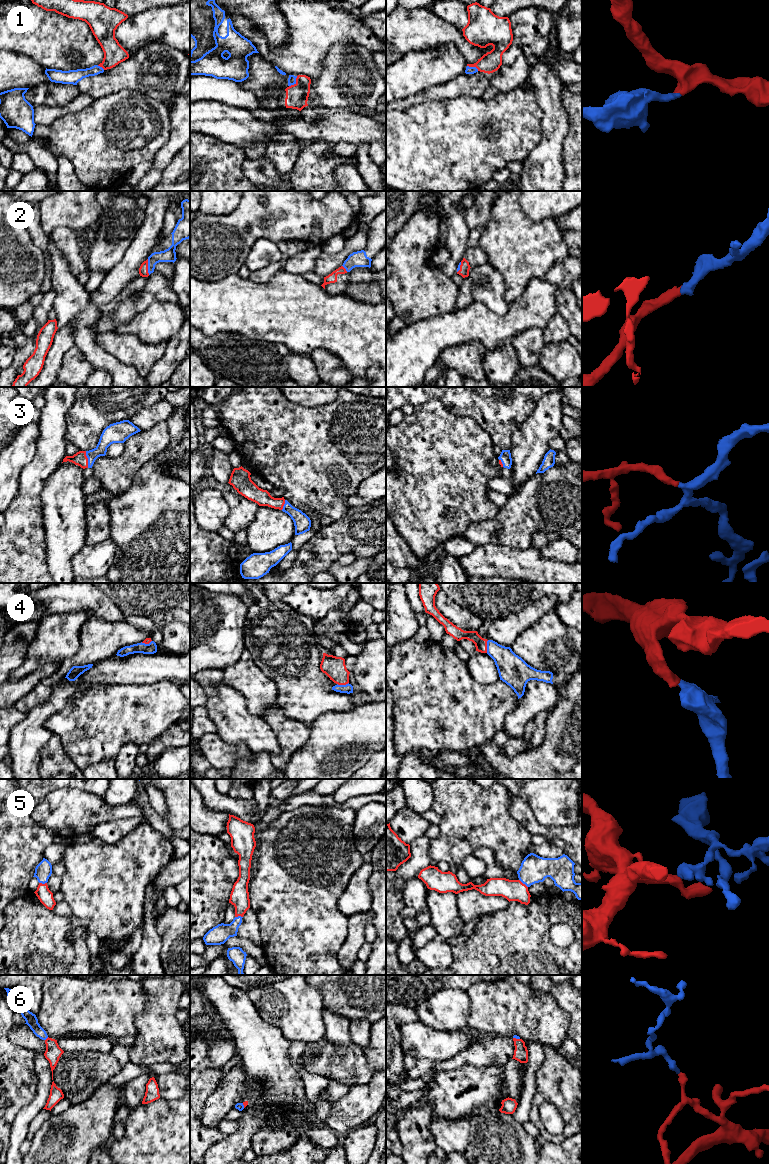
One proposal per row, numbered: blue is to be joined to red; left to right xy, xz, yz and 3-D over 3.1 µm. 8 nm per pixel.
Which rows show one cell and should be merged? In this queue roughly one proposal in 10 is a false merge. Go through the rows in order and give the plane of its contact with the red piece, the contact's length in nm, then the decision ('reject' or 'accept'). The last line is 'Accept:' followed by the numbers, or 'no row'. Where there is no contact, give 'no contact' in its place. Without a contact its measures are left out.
1: contact in xz; length 110 nm; accept
2: contact in xy; length 130 nm; accept
3: contact in xy; length 140 nm; accept
4: contact in yz; length 110 nm; accept
5: contact in yz; length 100 nm; accept
6: contact in xy; length 40 nm; accept
Accept: 1, 2, 3, 4, 5, 6

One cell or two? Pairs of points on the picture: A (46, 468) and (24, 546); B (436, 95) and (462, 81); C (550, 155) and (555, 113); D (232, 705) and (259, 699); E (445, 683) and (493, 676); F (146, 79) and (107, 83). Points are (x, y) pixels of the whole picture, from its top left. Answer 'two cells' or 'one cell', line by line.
A: one cell
B: one cell
C: one cell
D: two cells
E: two cells
F: one cell

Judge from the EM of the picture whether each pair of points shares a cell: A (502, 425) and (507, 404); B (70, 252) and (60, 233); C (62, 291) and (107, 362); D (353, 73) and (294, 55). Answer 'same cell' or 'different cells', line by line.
A: same cell
B: same cell
C: same cell
D: different cells

